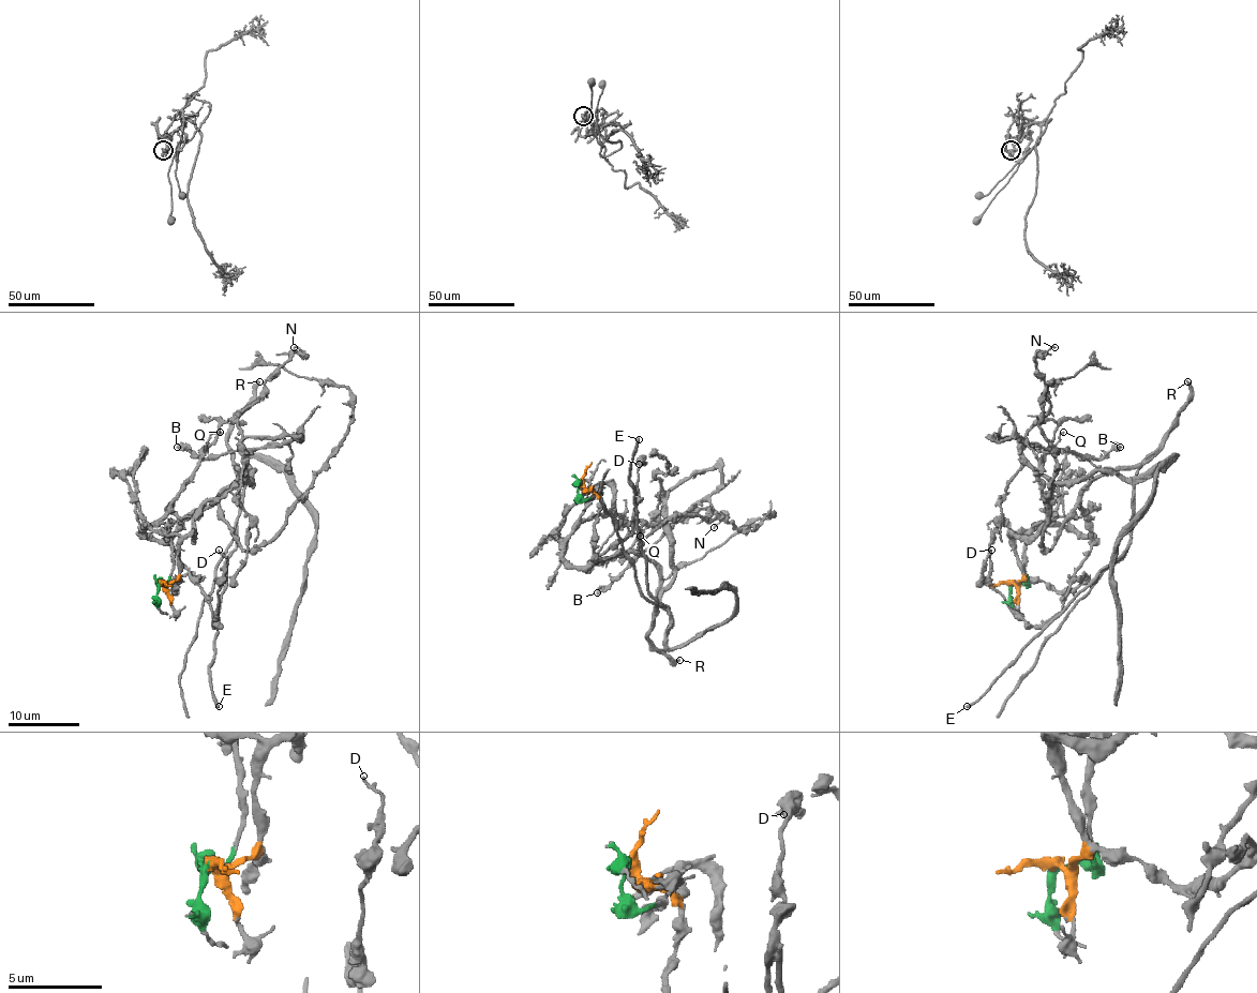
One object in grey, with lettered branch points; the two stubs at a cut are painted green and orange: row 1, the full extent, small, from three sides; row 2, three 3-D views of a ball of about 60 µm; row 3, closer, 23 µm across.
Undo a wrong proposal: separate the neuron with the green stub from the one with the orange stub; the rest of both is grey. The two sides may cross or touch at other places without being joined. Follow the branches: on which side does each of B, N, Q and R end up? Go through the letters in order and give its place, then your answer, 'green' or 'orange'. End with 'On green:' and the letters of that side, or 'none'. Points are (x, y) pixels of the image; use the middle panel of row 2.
B: (597, 592) | orange
N: (714, 527) | orange
Q: (640, 536) | green
R: (679, 660) | green
On green: Q, R

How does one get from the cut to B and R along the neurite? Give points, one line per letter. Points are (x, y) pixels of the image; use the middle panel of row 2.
B: (580, 483), (596, 495), (607, 484), (614, 518), (642, 522), (663, 521), (663, 492), (721, 474), (596, 593)
R: (580, 483), (593, 497), (564, 557), (585, 567), (641, 552), (658, 572), (647, 637), (671, 662), (679, 659)

